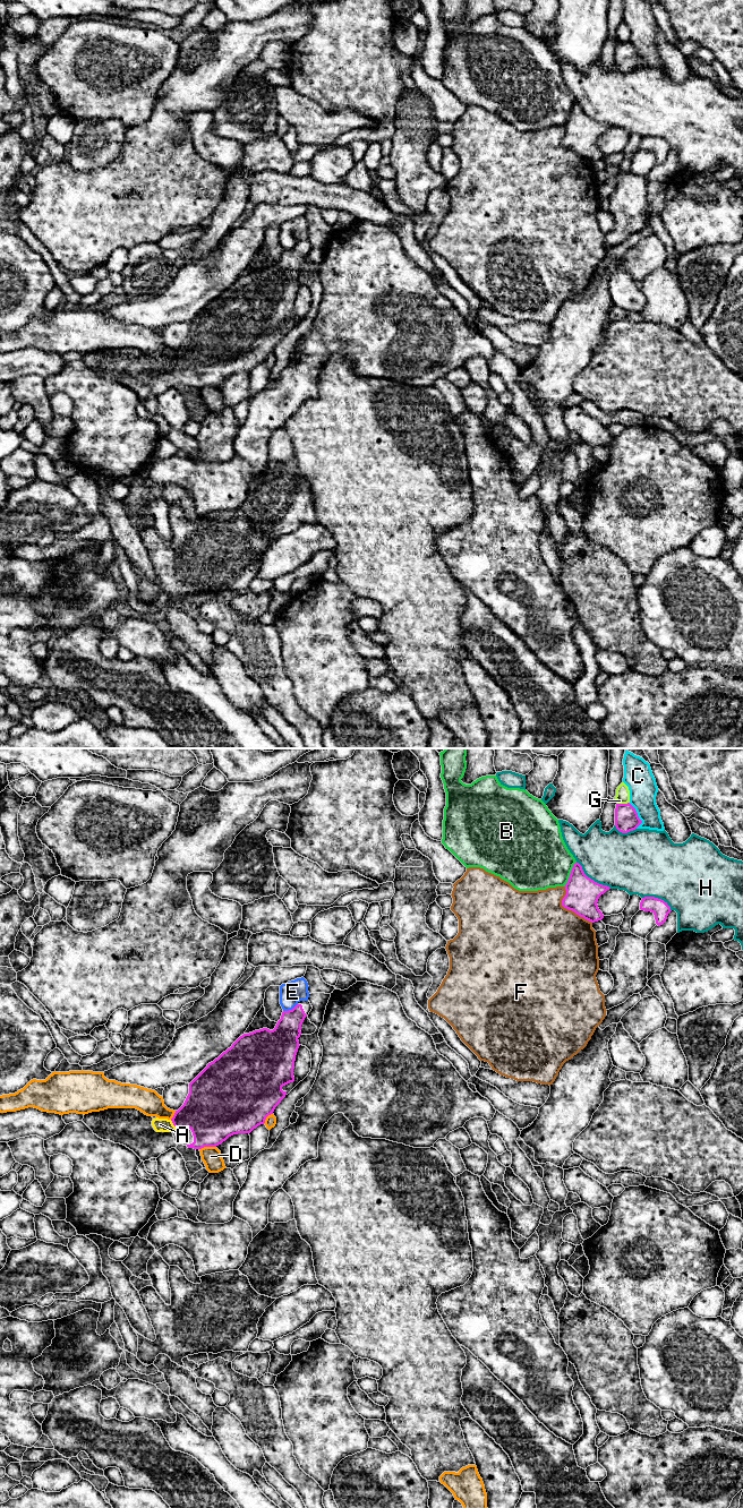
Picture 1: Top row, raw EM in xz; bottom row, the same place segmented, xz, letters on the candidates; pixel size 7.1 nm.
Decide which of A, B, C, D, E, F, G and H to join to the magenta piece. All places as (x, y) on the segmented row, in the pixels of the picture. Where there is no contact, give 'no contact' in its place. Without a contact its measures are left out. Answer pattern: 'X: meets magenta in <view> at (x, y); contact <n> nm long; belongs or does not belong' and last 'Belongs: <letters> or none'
A: meets magenta in xz at (173, 1124); contact 90 nm long; belongs
B: meets magenta in xz at (570, 874); contact 190 nm long; does not belong
C: meets magenta in xz at (637, 815); contact 190 nm long; does not belong
D: meets magenta in xz at (207, 1146); contact 120 nm long; does not belong
E: meets magenta in xz at (290, 1010); contact 120 nm long; does not belong
F: meets magenta in xz at (568, 908); contact 320 nm long; does not belong
G: meets magenta in xz at (623, 804); contact 90 nm long; does not belong
H: meets magenta in xz at (592, 880); contact 320 nm long; does not belong
Belongs: A

